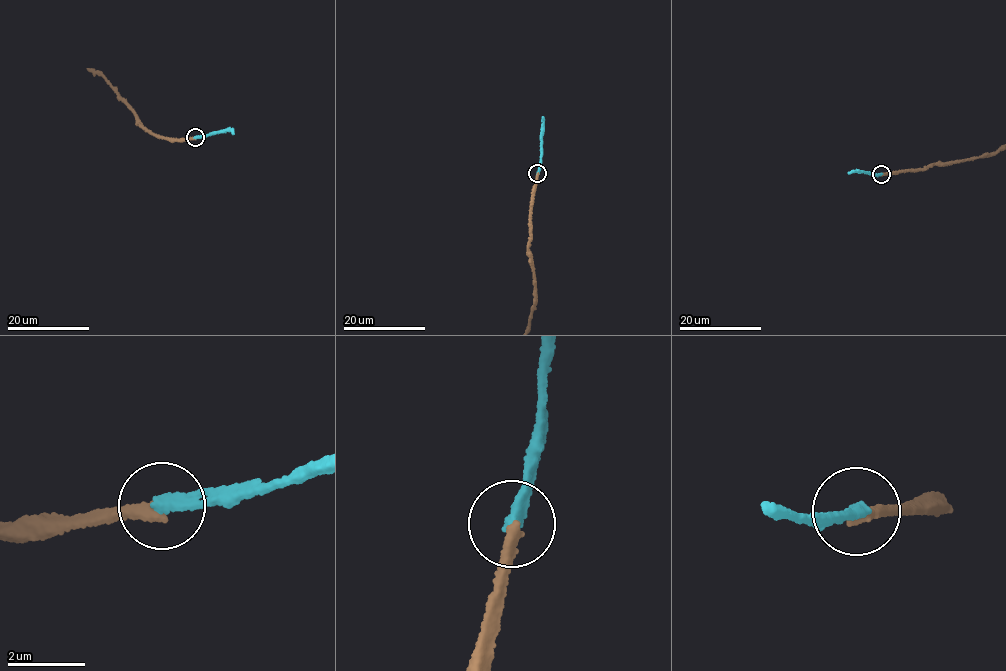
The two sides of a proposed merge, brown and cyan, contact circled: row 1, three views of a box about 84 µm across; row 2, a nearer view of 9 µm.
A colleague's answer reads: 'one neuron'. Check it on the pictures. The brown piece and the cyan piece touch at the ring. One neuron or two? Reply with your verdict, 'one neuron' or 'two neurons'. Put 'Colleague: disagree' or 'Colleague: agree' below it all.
two neurons
Colleague: disagree

